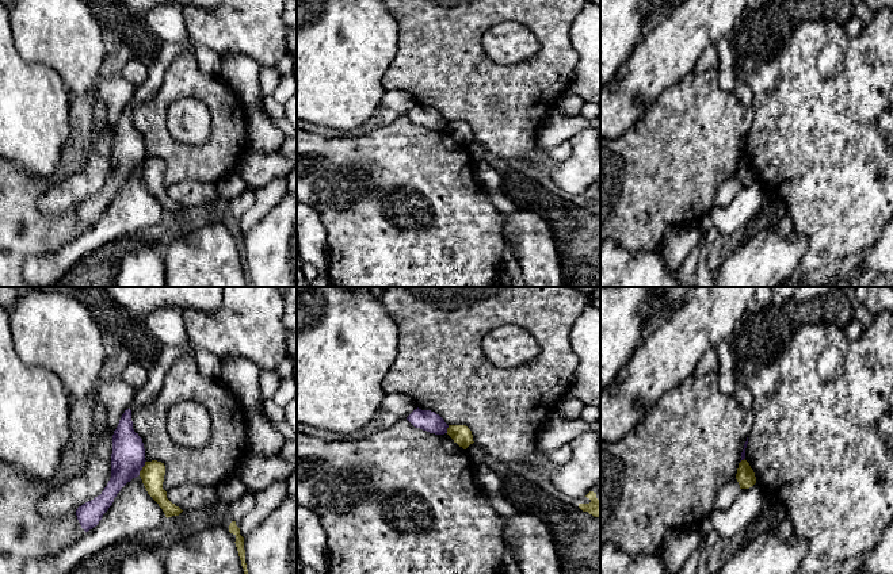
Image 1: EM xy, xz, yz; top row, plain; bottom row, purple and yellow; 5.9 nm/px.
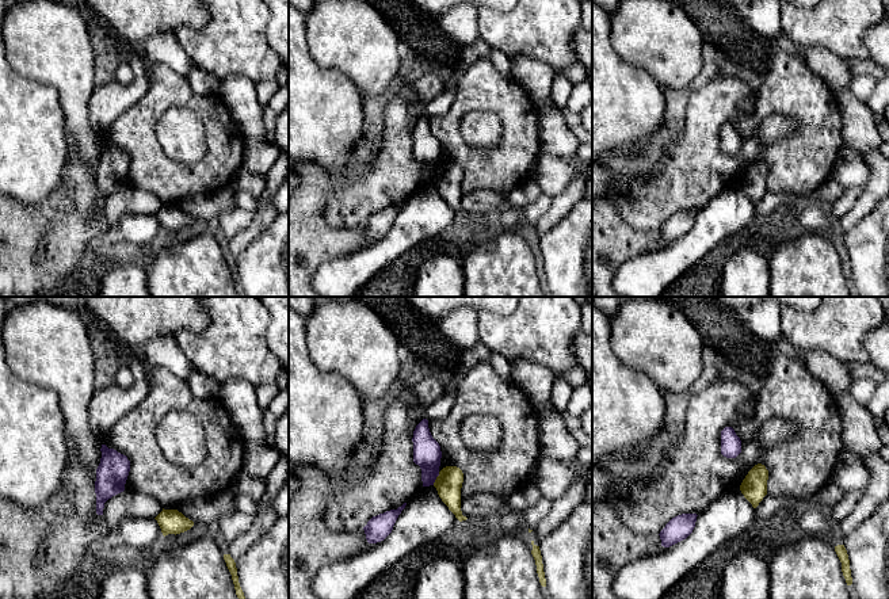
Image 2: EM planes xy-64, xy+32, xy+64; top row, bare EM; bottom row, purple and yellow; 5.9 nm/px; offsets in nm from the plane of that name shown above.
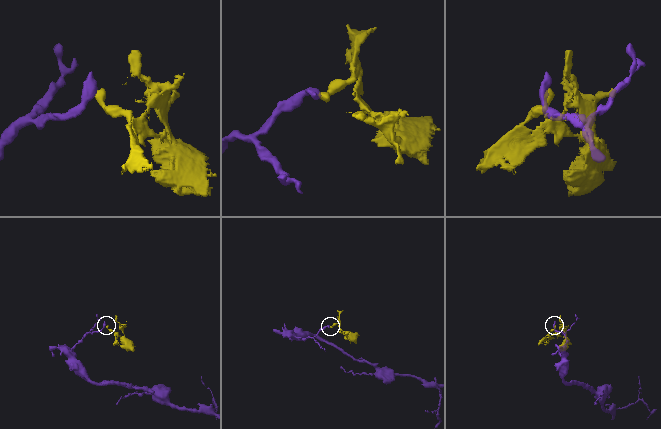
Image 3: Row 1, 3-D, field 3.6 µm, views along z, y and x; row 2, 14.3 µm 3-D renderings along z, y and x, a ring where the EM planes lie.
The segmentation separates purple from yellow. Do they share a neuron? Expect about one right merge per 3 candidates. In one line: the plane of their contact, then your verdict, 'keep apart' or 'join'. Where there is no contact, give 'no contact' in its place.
meets purple in xy; keep apart

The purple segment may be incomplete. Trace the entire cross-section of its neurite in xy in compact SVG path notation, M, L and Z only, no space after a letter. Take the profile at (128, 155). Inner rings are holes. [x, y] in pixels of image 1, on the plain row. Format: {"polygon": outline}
{"polygon": "M131 107L122 111L112 131L111 175L100 192L77 204L81 225L88 229L99 221L121 185L140 172L145 162L142 135L133 126Z"}

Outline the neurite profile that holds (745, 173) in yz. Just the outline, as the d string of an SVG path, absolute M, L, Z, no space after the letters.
M745 156L739 160L736 176L740 181L740 185L749 185L756 180L755 169Z

